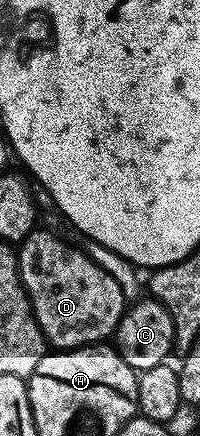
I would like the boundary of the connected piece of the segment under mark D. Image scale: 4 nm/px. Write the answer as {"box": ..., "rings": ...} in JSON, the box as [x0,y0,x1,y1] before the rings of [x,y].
{"box":[16,227,128,351],"rings":[[[42,227],[35,228],[33,233],[27,235],[17,246],[16,252],[18,274],[26,288],[36,323],[46,337],[47,346],[58,351],[81,349],[113,338],[114,330],[128,308],[128,302],[121,293],[120,283],[108,271],[104,271],[104,267],[97,265],[79,246],[77,249],[76,246],[61,241],[56,234],[49,233]]]}

